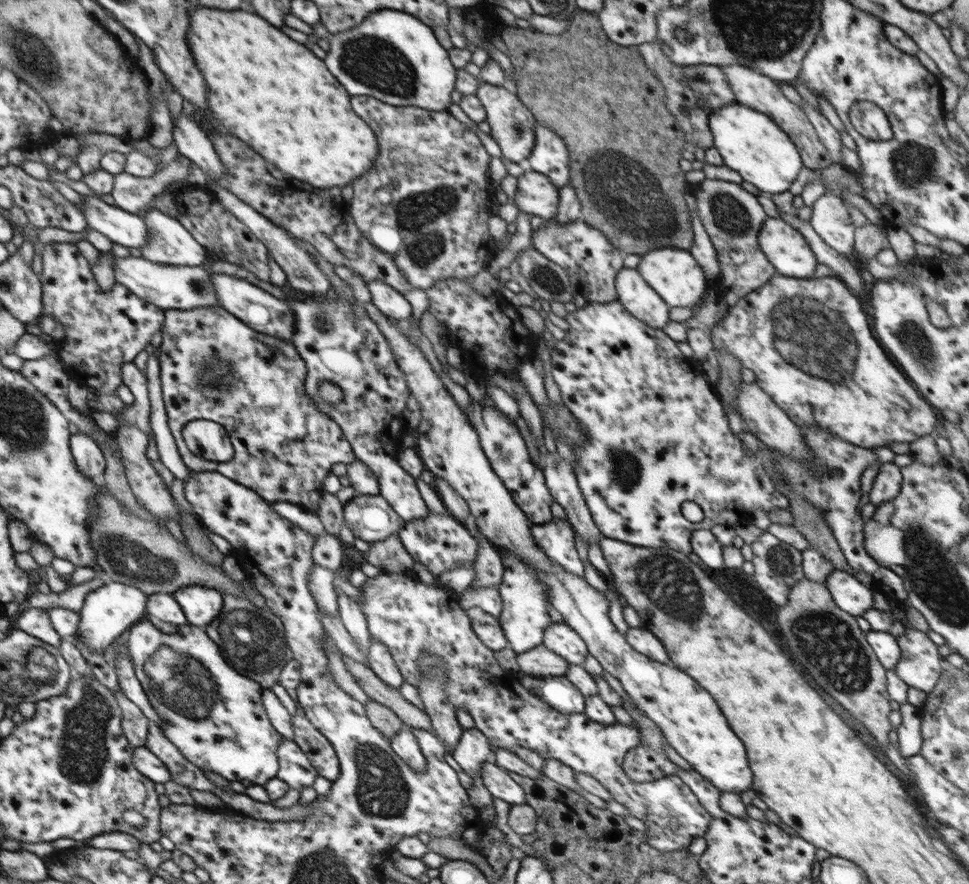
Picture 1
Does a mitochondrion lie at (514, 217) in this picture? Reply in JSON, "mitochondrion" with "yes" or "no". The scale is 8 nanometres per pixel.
{"mitochondrion":"no"}

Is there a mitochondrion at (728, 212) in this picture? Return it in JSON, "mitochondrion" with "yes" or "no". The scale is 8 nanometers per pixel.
{"mitochondrion":"yes"}

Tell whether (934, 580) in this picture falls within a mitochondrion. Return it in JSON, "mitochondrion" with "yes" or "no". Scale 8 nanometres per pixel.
{"mitochondrion":"yes"}

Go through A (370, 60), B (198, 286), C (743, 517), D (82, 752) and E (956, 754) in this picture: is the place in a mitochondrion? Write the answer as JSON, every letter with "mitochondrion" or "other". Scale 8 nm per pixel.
{"A":"mitochondrion","B":"mitochondrion","C":"other","D":"mitochondrion","E":"mitochondrion"}

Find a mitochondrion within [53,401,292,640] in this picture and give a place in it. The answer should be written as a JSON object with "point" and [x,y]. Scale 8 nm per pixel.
{"point":[129,558]}

